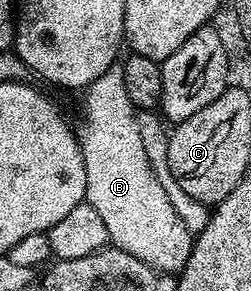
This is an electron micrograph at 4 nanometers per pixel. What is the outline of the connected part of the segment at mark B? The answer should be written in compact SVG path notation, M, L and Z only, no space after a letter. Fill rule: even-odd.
M115 63L83 92L83 120L79 125L82 156L86 166L84 201L104 219L108 241L141 259L155 271L182 271L194 237L175 212L155 176L143 149L137 111L125 89L124 70Z

